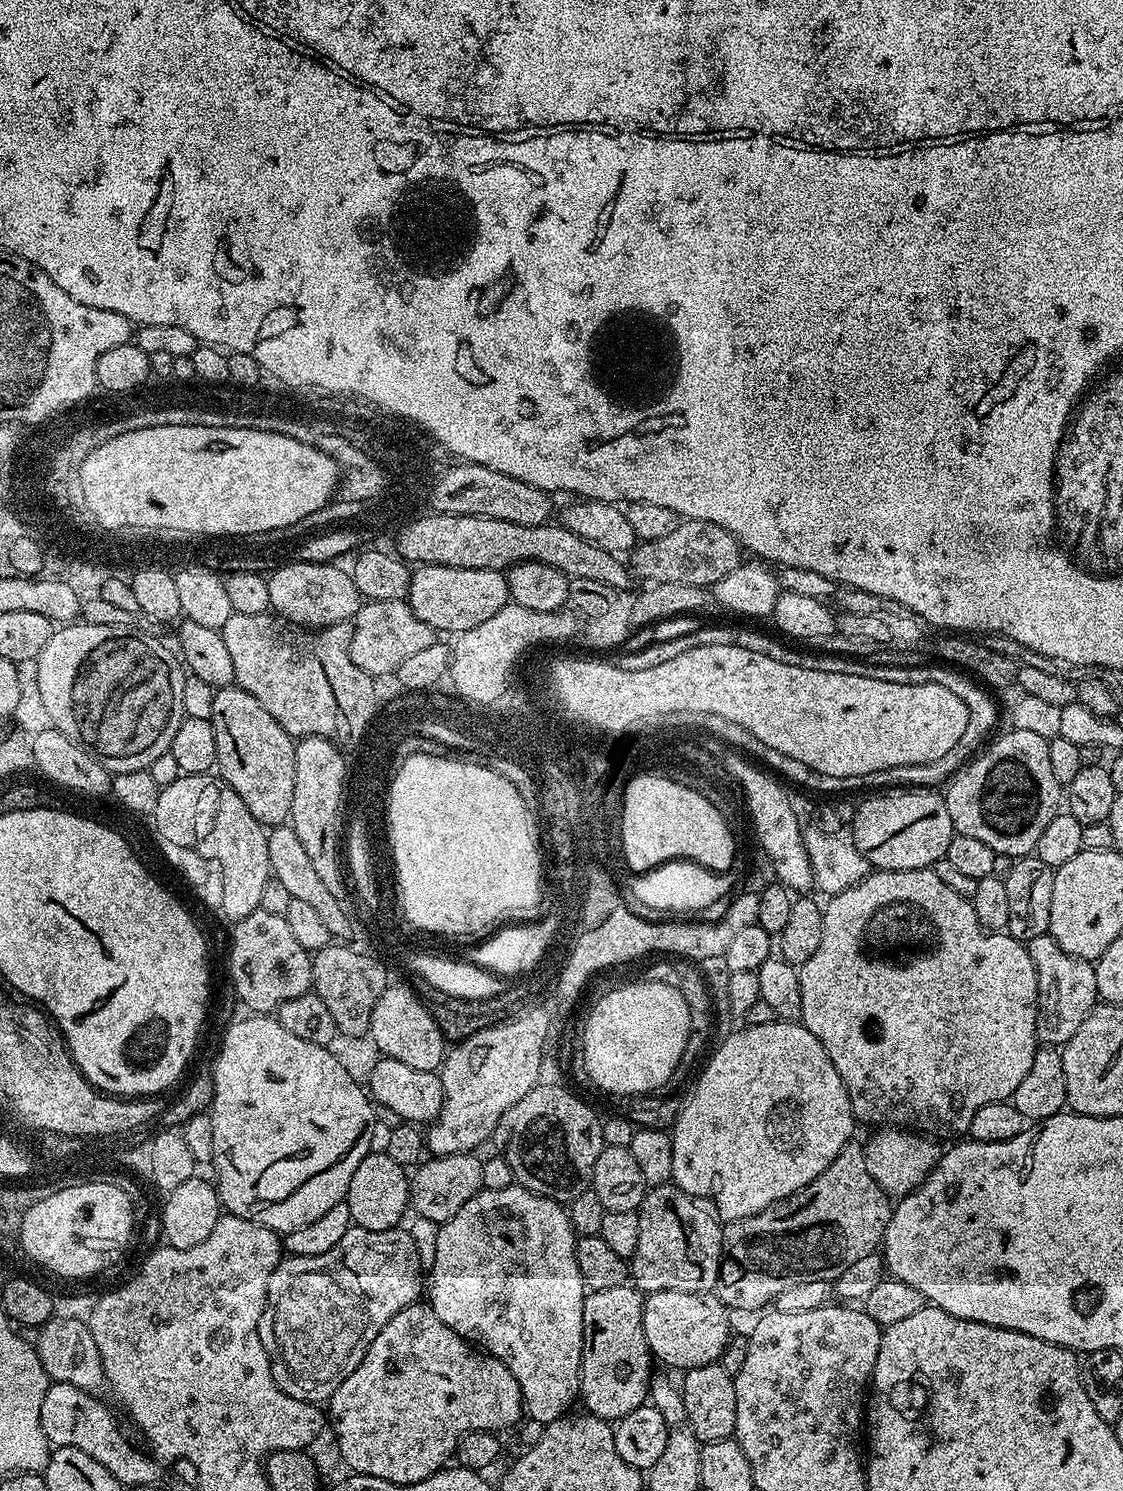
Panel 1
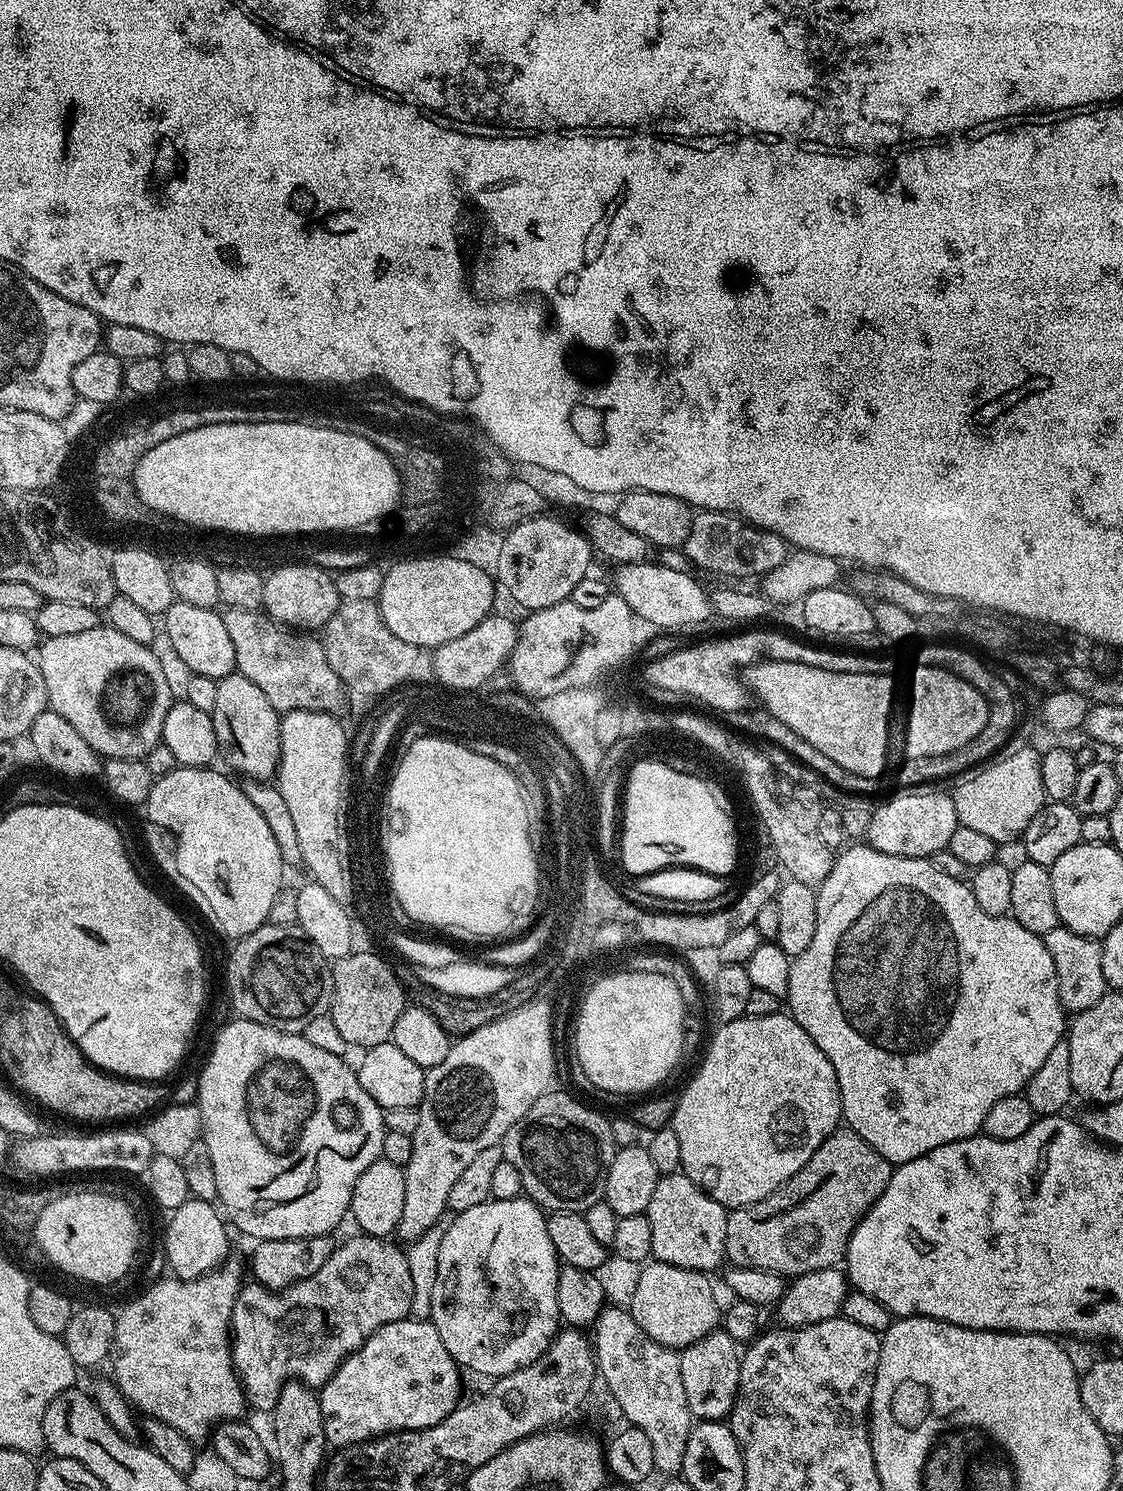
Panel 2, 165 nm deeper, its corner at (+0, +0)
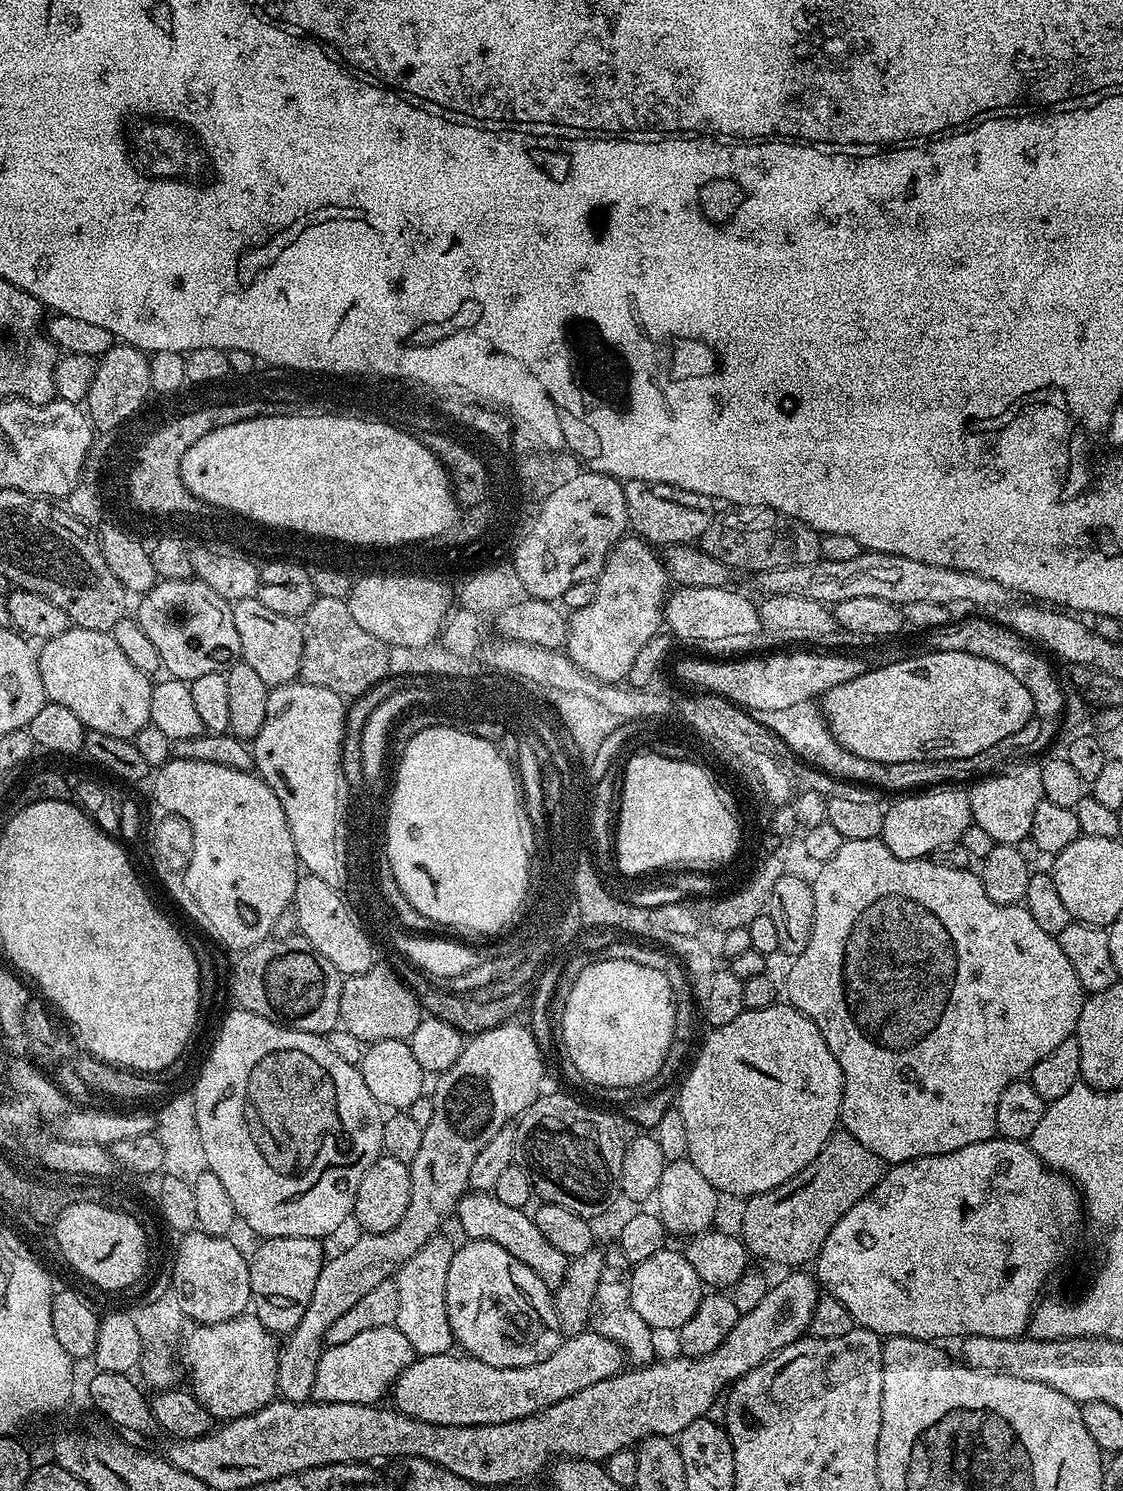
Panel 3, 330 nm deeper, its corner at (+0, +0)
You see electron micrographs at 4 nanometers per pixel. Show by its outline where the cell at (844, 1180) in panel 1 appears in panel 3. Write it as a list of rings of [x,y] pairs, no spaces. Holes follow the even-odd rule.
[[[837,1130],[824,1144],[818,1158],[810,1162],[810,1166],[794,1174],[794,1178],[782,1182],[782,1186],[774,1190],[766,1190],[757,1196],[747,1197],[743,1201],[744,1217],[740,1220],[739,1235],[753,1257],[761,1256],[762,1259],[769,1260],[772,1264],[811,1265],[822,1250],[830,1230],[834,1230],[834,1226],[840,1221],[840,1216],[846,1214],[850,1206],[854,1206],[859,1200],[869,1196],[878,1186],[885,1171],[885,1161],[880,1160],[878,1154],[866,1150],[866,1146],[862,1146],[862,1142],[858,1142],[858,1138],[854,1138],[850,1133]]]

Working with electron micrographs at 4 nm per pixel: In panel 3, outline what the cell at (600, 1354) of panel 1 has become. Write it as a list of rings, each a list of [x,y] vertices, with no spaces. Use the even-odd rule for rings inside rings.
[[[469,1191],[456,1201],[454,1220],[460,1223],[468,1240],[489,1240],[510,1250],[510,1254],[514,1254],[518,1262],[526,1262],[526,1266],[530,1266],[530,1270],[534,1270],[534,1274],[542,1278],[549,1290],[562,1286],[570,1257],[554,1250],[554,1246],[550,1246],[550,1242],[542,1238],[542,1230],[538,1230],[535,1219],[525,1209],[506,1206],[487,1192]]]

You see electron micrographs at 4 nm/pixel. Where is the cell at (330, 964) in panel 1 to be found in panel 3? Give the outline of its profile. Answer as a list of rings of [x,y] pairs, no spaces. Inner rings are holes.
[[[388,964],[376,966],[362,974],[354,974],[344,980],[340,999],[340,1024],[343,1031],[354,1034],[365,1045],[379,1040],[411,1041],[414,1030],[422,1018],[422,1009],[407,983],[404,984],[391,972]]]

